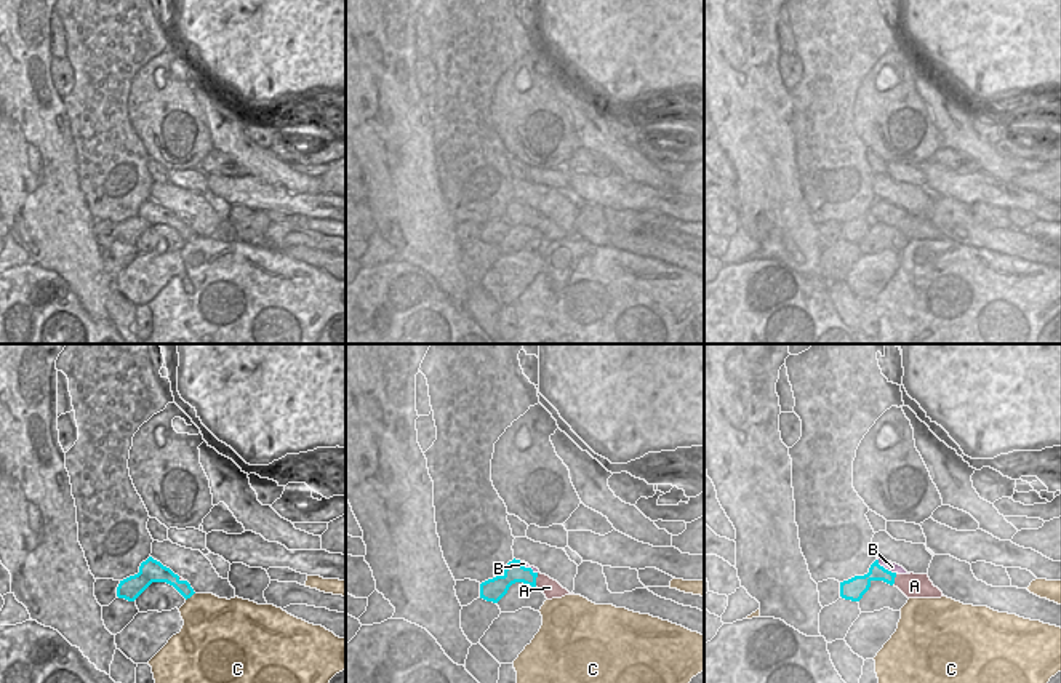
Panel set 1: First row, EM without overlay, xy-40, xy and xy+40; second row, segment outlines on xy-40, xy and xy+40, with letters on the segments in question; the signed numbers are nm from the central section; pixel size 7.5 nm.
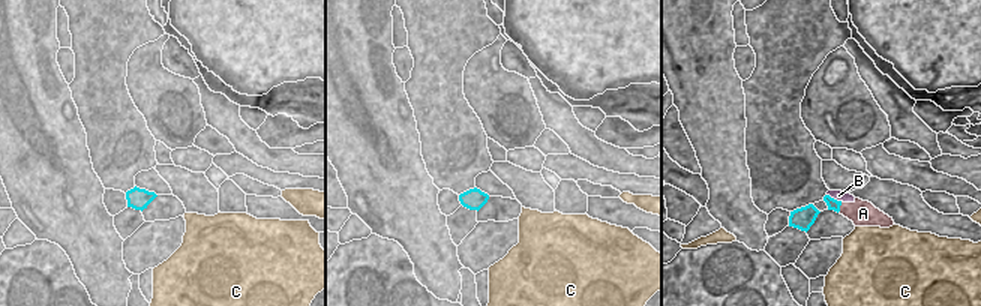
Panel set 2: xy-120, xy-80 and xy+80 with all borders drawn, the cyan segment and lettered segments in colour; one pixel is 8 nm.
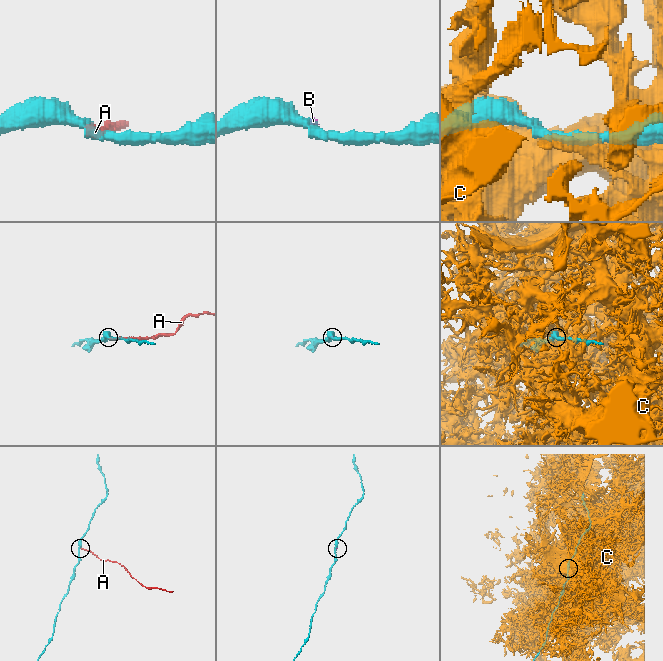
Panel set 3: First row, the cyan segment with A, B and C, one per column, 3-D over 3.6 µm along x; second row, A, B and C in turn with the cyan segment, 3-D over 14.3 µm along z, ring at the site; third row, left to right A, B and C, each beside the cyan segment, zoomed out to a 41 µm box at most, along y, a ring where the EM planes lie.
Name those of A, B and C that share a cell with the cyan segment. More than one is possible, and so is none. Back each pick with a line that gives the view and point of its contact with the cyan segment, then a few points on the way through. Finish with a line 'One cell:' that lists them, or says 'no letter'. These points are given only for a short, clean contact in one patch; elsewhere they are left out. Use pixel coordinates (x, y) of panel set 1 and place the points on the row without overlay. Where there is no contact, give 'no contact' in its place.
One cell: no letter

